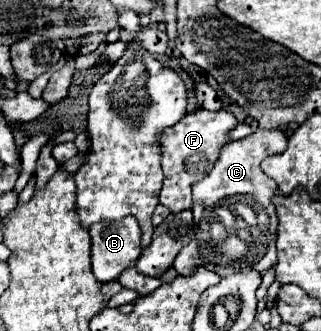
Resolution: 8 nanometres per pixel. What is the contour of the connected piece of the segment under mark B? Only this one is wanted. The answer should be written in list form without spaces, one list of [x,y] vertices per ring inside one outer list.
[[[125,216],[119,222],[97,222],[89,226],[91,232],[91,262],[93,262],[93,274],[99,282],[111,282],[117,280],[117,276],[125,270],[135,266],[137,258],[141,256],[141,228],[135,216]]]

